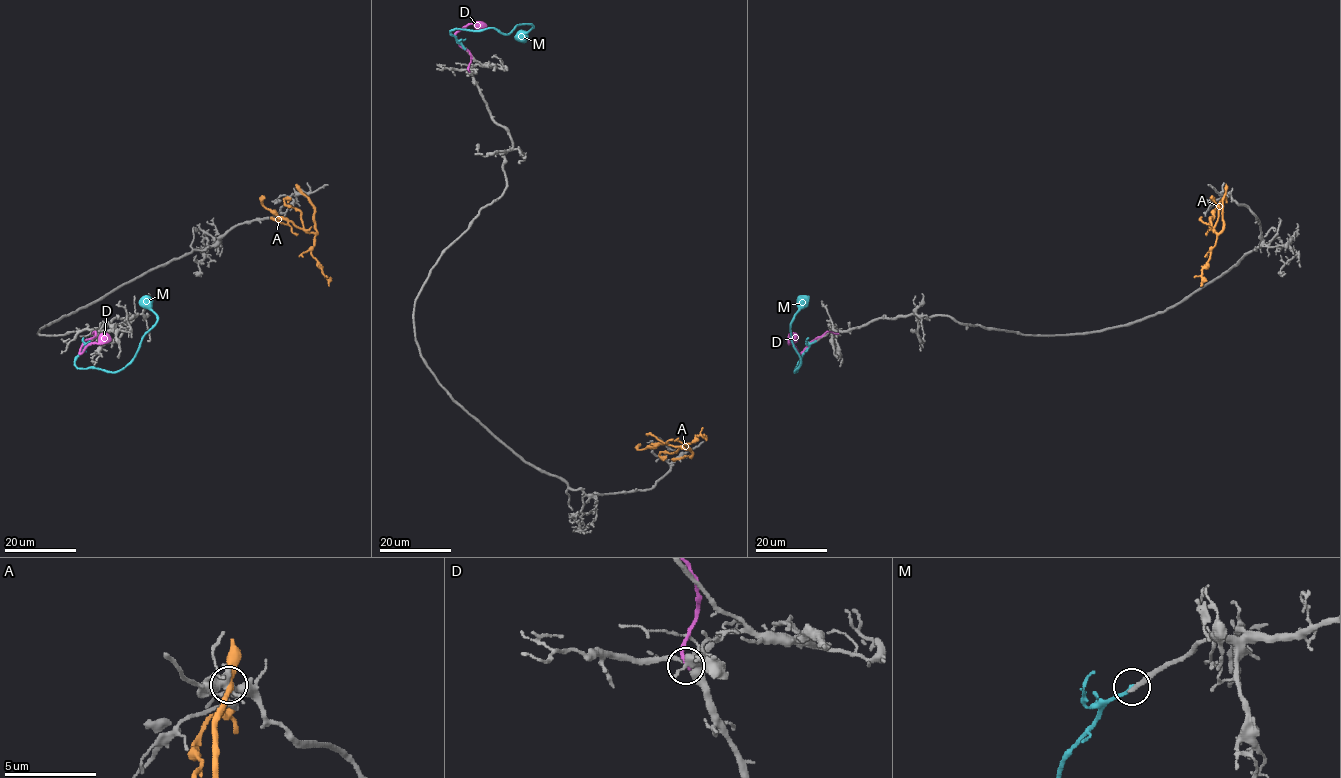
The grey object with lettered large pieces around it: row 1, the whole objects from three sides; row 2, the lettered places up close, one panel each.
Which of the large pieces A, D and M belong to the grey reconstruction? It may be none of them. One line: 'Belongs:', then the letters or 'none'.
Belongs: none

